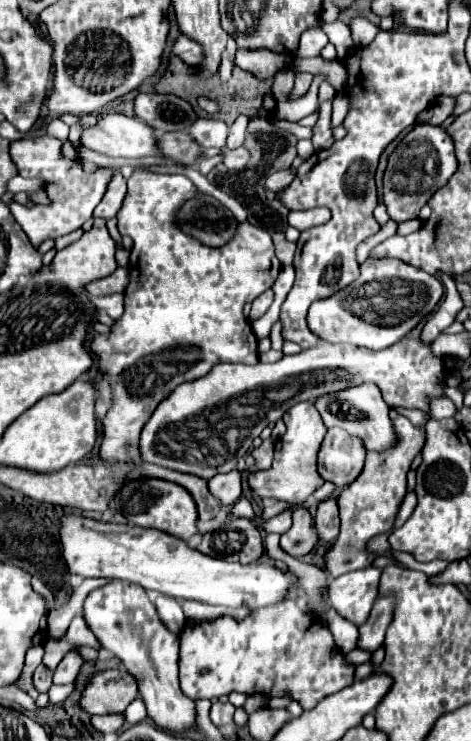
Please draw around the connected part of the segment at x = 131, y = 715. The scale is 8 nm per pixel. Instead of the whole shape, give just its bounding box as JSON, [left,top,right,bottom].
[125,695,147,725]

